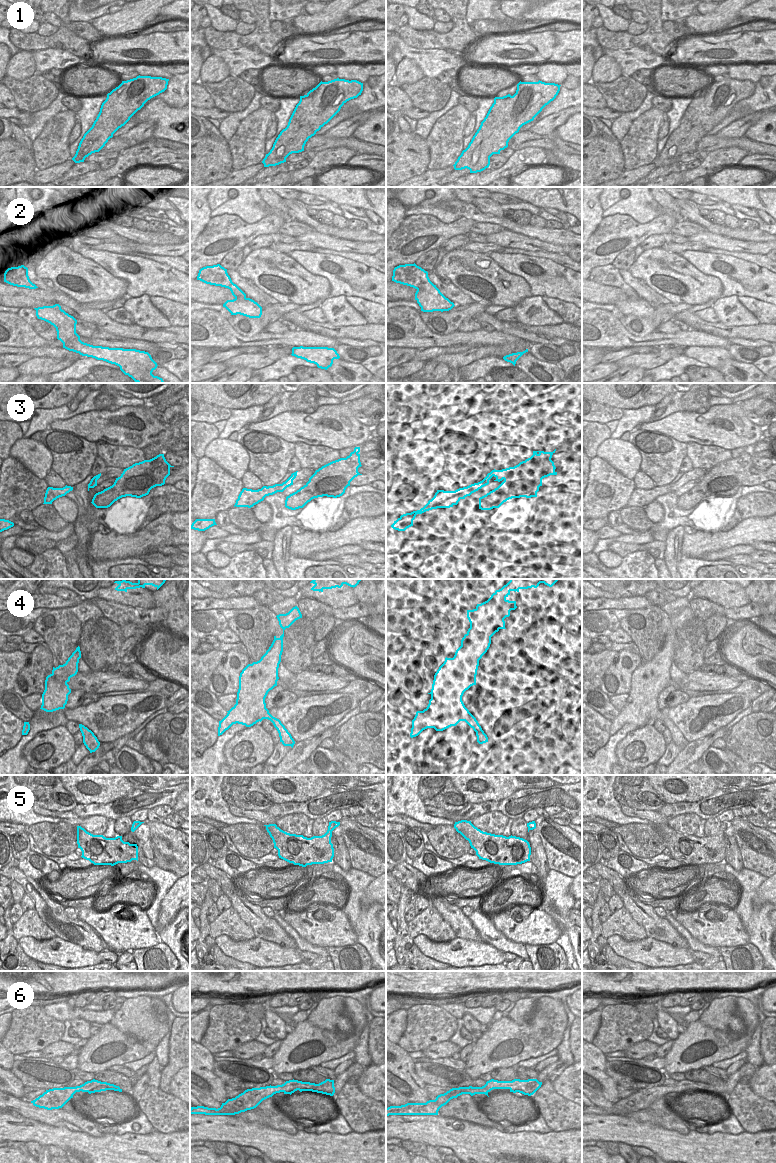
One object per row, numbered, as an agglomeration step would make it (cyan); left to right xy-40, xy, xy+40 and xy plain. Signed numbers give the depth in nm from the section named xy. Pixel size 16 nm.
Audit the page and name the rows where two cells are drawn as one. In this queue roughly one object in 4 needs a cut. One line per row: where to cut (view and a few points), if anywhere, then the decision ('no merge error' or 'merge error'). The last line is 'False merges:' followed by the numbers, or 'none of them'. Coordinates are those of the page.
1: cut none; no merge error
2: cut none; no merge error
3: cut xy (280, 484), (281, 491); merge error
4: cut none; no merge error
5: cut none; no merge error
6: cut xy (268, 1092), (272, 1089), (284, 1087), (290, 1094); merge error
False merges: 3, 6

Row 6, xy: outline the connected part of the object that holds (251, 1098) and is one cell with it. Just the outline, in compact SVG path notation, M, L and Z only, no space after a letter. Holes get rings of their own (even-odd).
M326 1079L325 1081L315 1084L310 1082L302 1082L298 1080L289 1080L282 1085L266 1086L260 1088L247 1089L235 1098L228 1099L222 1103L221 1107L208 1108L204 1106L197 1106L190 1108L191 1114L205 1114L205 1115L235 1115L247 1110L256 1108L263 1100L269 1098L269 1093L272 1089L286 1088L288 1093L292 1094L295 1091L312 1091L333 1096L335 1093L334 1080Z

